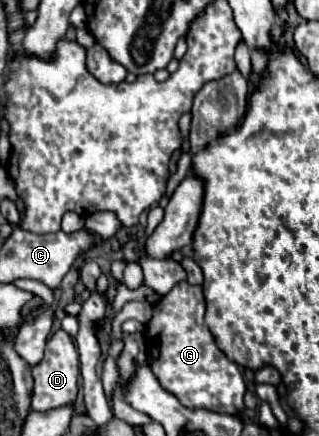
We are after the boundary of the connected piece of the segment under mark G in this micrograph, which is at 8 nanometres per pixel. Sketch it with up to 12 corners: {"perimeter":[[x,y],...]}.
{"perimeter":[[178,282],[144,330],[150,368],[182,406],[236,416],[246,384]]}

